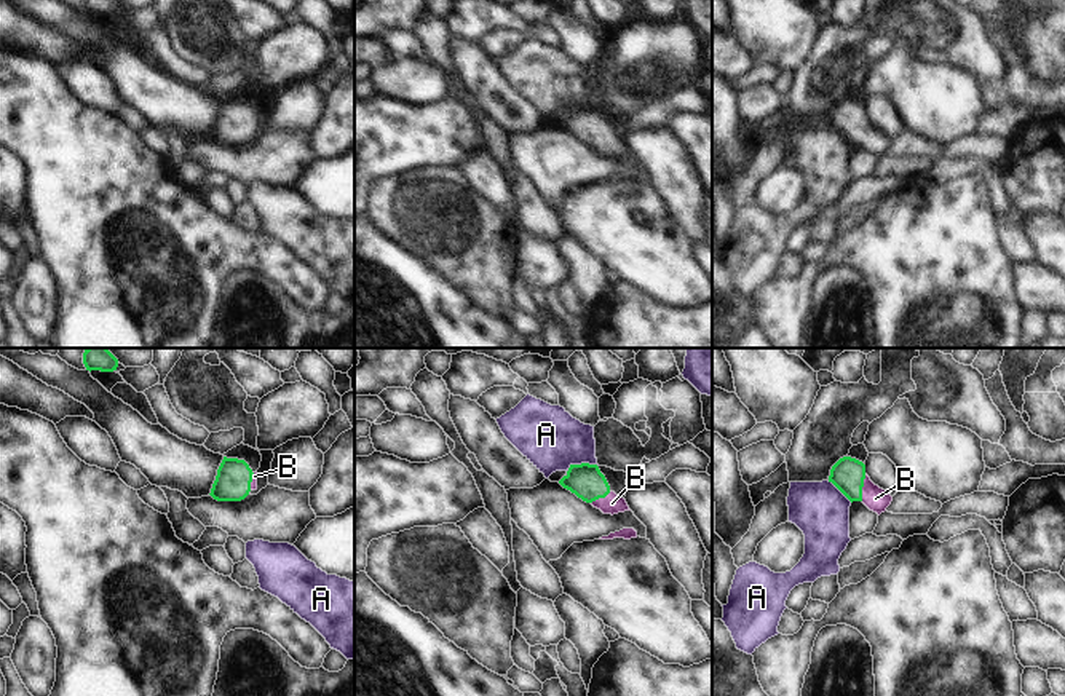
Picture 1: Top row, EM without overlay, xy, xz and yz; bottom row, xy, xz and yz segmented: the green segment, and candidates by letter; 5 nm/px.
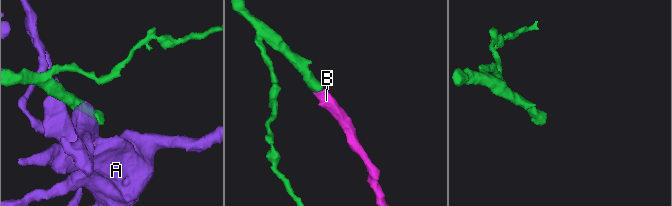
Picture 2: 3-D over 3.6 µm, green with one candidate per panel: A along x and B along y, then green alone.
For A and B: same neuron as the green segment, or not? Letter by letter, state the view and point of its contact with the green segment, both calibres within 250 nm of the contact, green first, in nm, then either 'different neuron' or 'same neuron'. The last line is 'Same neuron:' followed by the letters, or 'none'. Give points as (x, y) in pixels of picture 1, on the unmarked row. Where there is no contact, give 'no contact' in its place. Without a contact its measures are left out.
A: xz (581, 106) | 170/300 nm | different neuron
B: yz (863, 128) | 170/120 nm | same neuron
Same neuron: B

